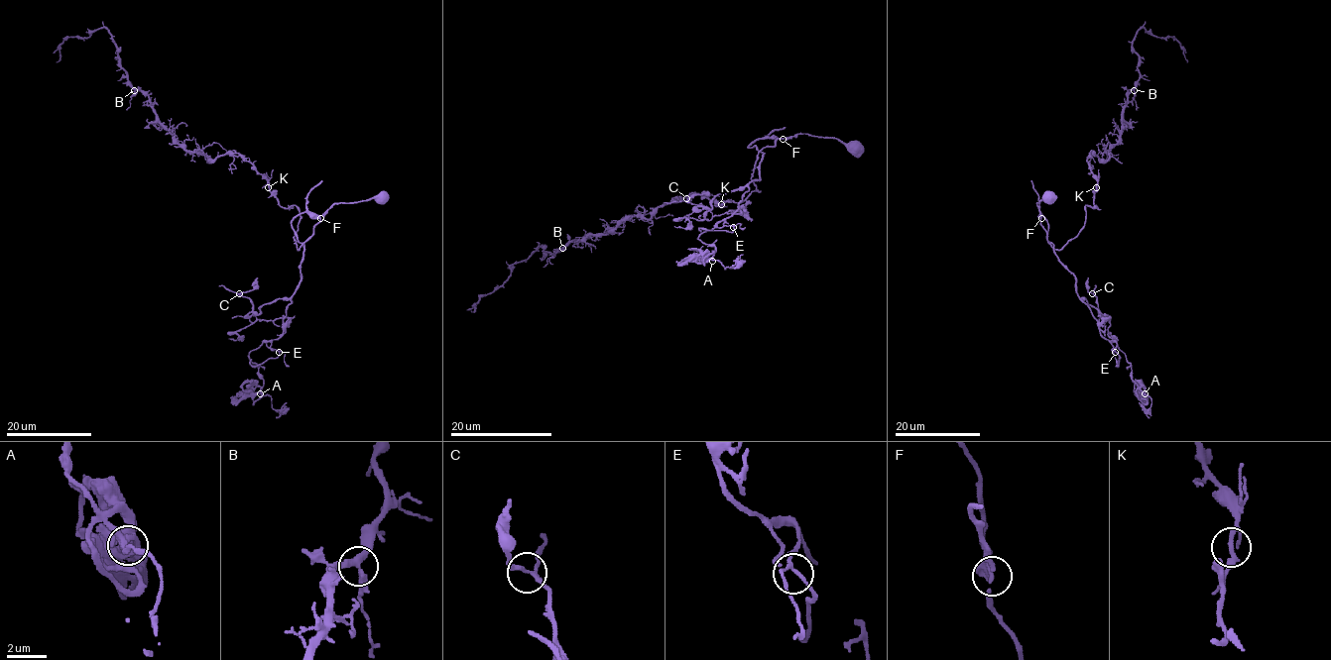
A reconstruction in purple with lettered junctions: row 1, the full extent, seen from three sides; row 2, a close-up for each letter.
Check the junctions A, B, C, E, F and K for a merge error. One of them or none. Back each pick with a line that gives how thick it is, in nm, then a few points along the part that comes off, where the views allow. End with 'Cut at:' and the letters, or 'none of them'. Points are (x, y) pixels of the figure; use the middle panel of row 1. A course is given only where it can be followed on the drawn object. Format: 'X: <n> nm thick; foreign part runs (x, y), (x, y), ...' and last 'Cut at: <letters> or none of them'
F: 190 nm thick; foreign part runs (783, 139), (749, 147), (763, 155), (759, 178), (698, 238), (724, 270), (742, 255)
Cut at: F

